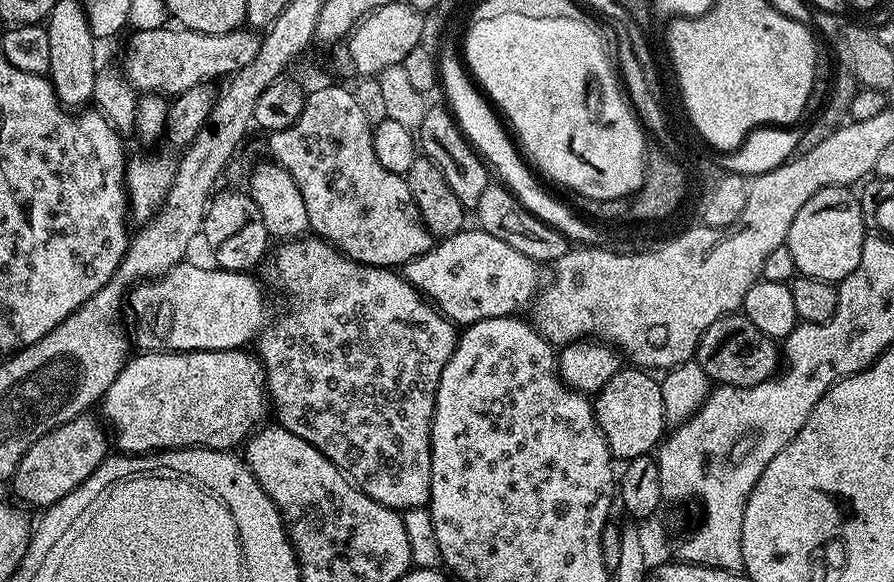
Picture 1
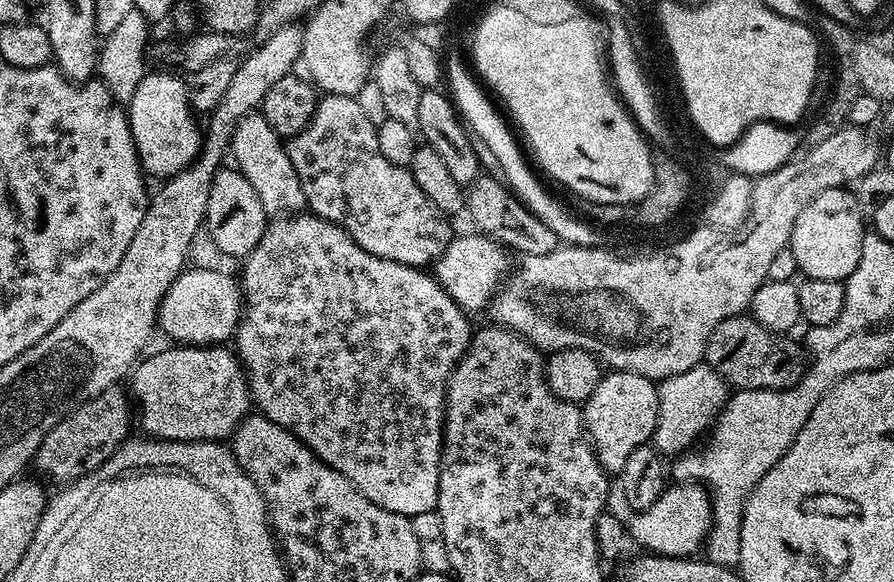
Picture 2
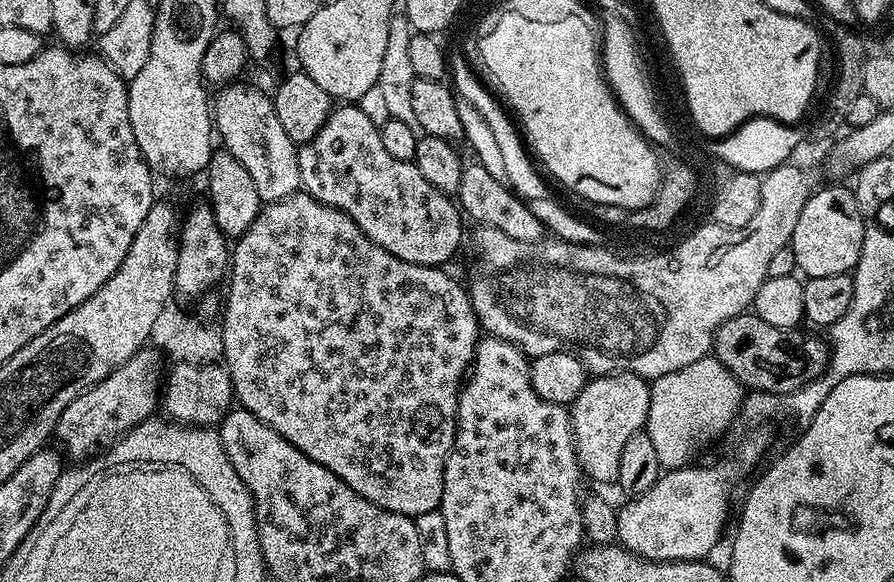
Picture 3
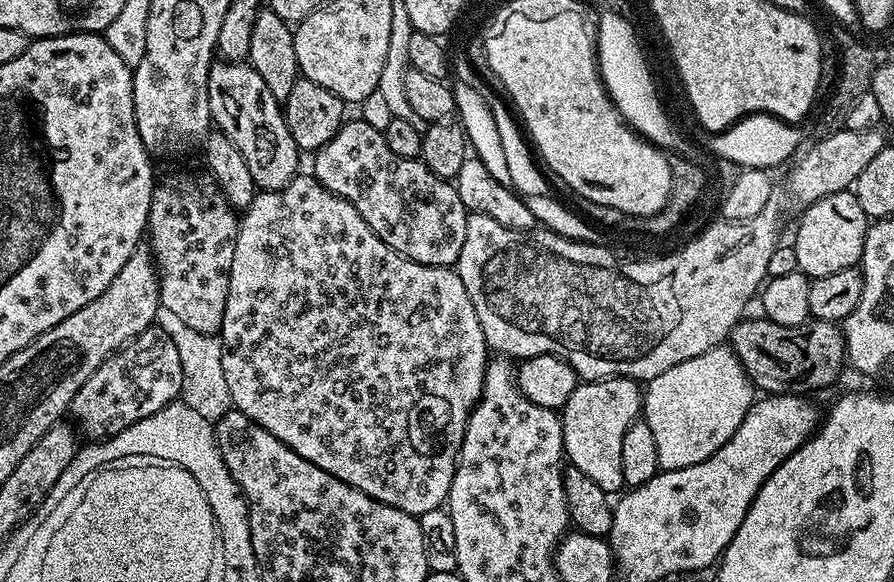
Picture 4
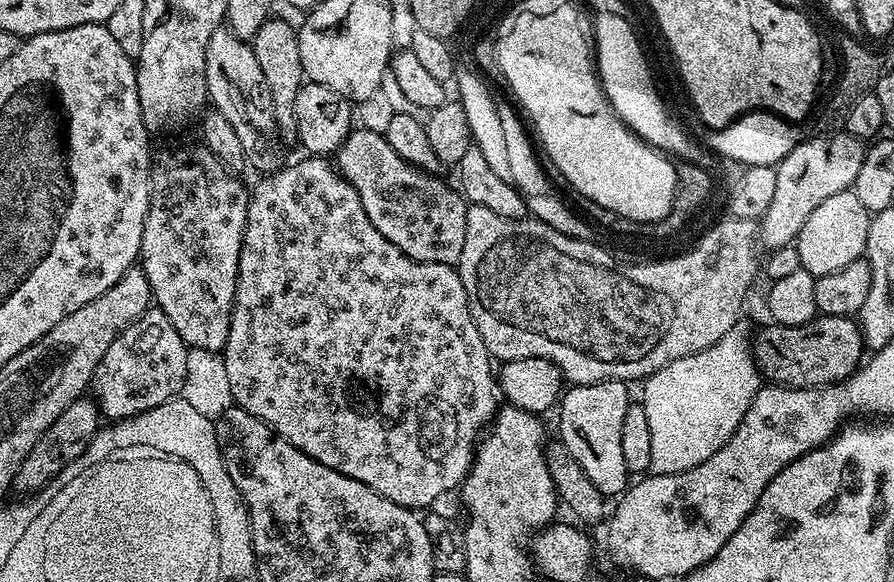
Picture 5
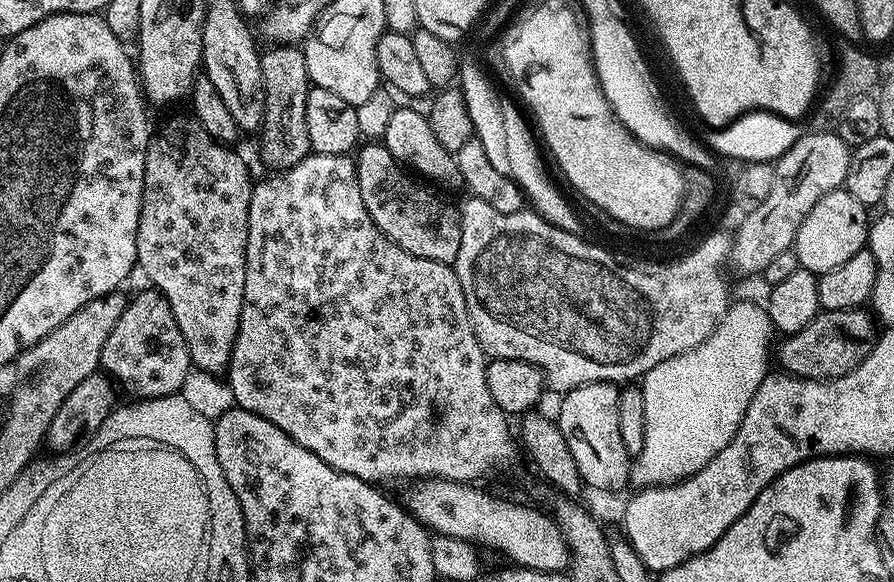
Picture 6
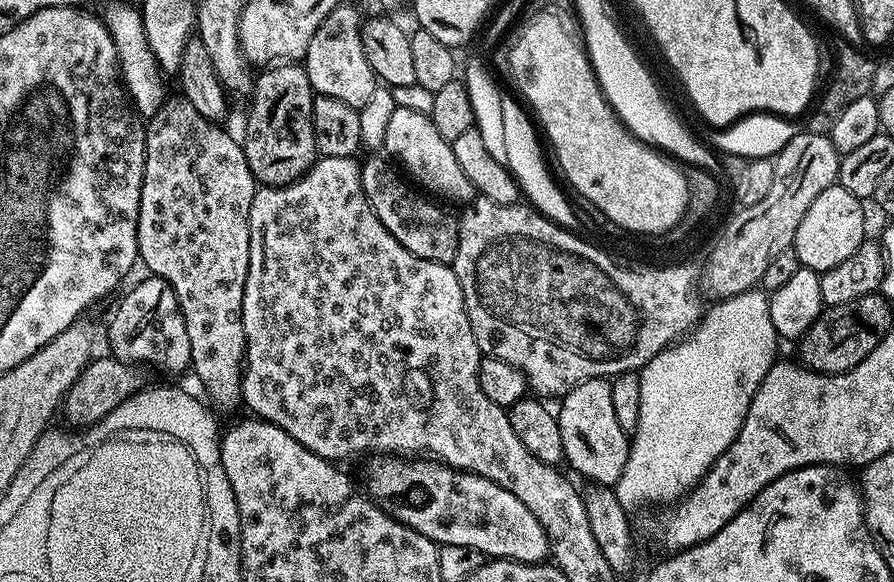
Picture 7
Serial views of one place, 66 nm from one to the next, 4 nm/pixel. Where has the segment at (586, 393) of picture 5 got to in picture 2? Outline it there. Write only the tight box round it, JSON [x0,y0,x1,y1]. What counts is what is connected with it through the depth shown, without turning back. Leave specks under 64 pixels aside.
[582,370,658,474]

